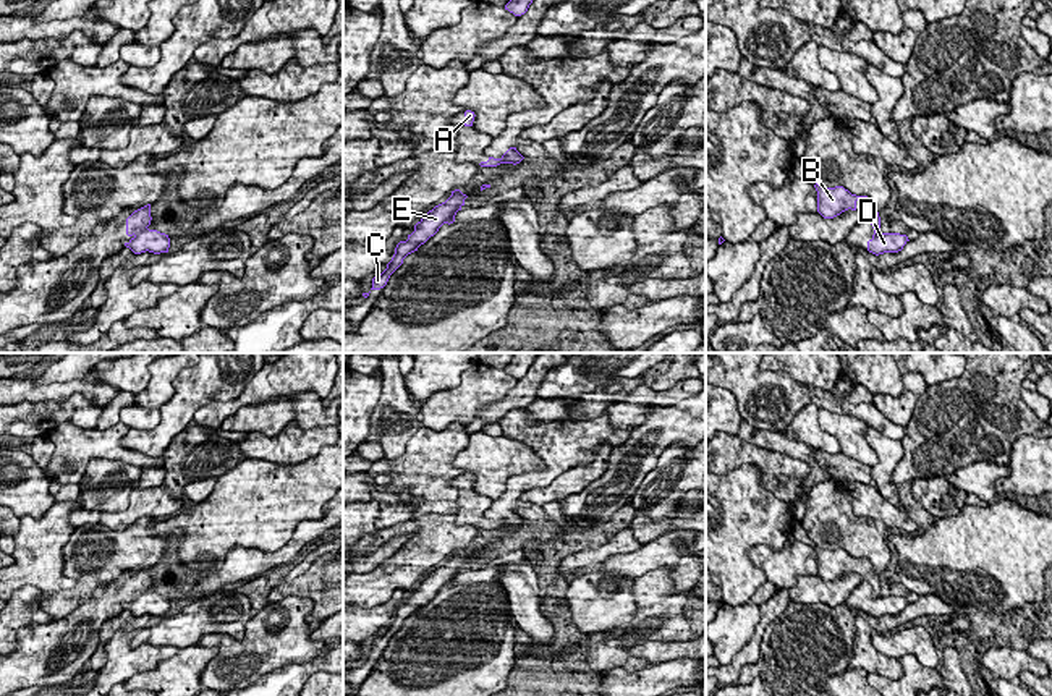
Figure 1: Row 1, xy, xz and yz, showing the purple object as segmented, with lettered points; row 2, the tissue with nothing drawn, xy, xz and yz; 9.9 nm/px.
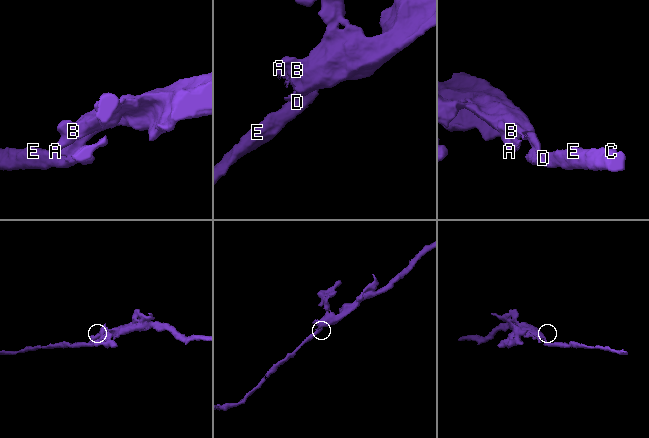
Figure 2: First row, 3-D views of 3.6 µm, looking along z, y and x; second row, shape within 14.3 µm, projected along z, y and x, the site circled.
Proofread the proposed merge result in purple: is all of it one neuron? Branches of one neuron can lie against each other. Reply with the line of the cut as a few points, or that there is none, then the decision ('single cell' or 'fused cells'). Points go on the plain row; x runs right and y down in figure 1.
cut xy (146, 589), (133, 596); fused cells

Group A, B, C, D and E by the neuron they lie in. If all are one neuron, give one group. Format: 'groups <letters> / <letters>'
groups A B / C D E

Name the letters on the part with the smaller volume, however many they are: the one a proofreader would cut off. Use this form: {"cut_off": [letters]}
{"cut_off": ["C", "D", "E"]}

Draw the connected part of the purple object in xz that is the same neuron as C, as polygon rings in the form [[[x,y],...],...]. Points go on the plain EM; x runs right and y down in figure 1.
[[[460,552],[452,554],[452,558],[429,573],[416,588],[414,594],[408,597],[406,604],[400,604],[395,610],[392,623],[387,626],[387,631],[372,641],[372,652],[380,652],[387,647],[390,638],[403,626],[403,622],[418,613],[431,599],[434,599],[443,586],[453,586],[455,578],[464,568],[468,558]]]

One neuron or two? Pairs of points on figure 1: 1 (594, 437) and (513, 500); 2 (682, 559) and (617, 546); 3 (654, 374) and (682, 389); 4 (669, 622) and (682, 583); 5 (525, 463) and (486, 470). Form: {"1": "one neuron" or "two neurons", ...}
{"1": "one neuron", "2": "two neurons", "3": "two neurons", "4": "two neurons", "5": "one neuron"}

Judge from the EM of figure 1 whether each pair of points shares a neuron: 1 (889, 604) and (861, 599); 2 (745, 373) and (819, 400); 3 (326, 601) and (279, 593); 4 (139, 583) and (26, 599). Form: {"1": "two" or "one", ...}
{"1": "one", "2": "one", "3": "one", "4": "two"}

